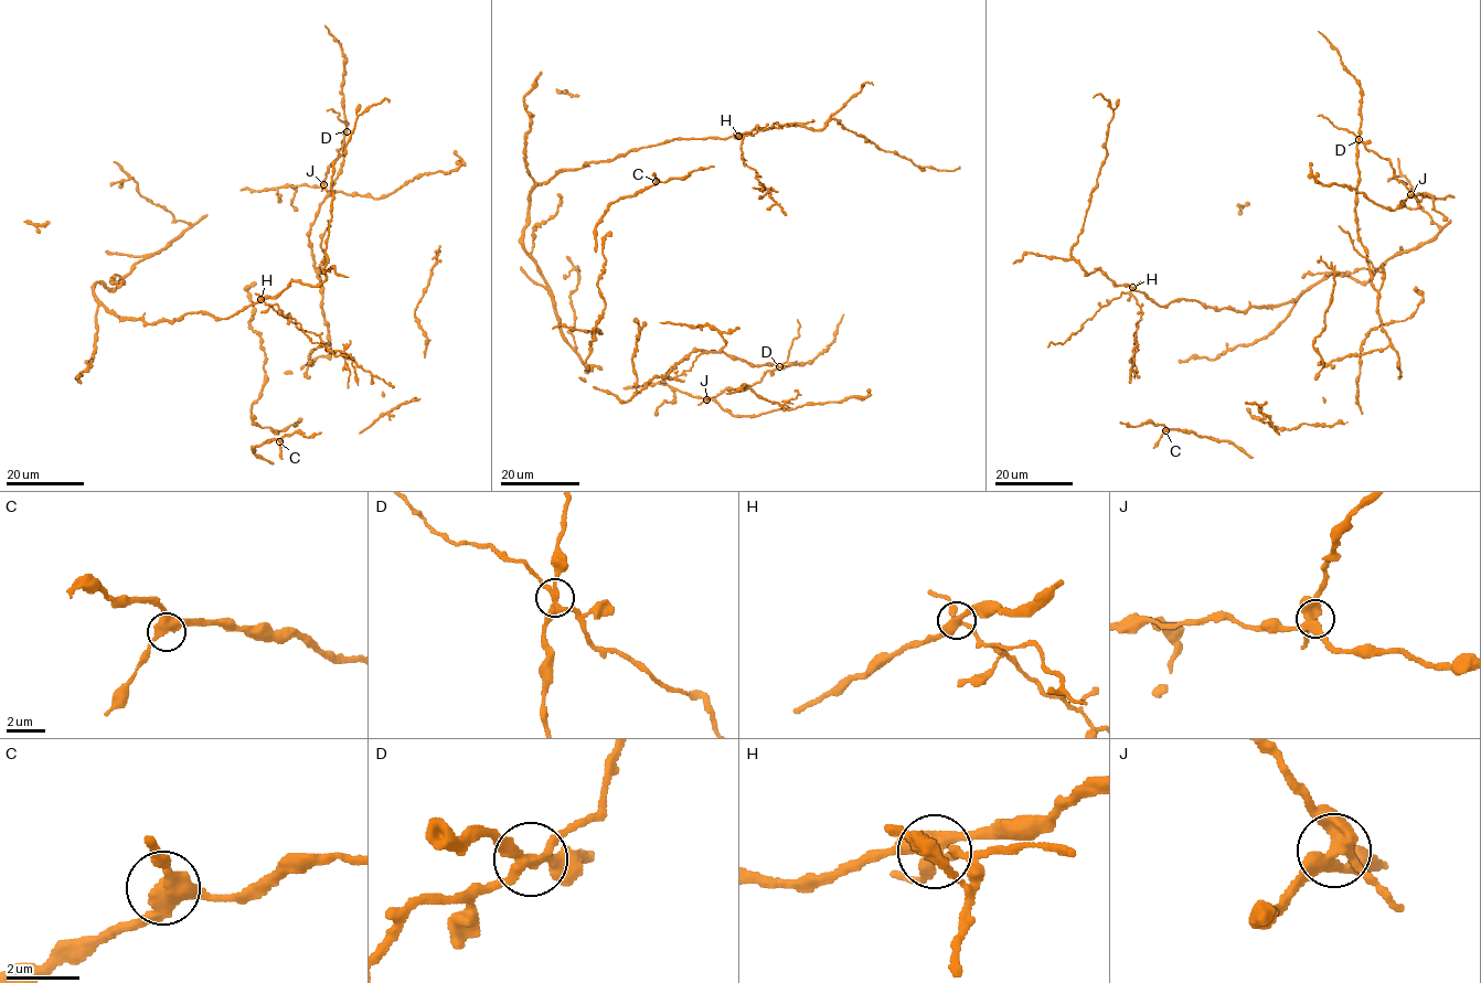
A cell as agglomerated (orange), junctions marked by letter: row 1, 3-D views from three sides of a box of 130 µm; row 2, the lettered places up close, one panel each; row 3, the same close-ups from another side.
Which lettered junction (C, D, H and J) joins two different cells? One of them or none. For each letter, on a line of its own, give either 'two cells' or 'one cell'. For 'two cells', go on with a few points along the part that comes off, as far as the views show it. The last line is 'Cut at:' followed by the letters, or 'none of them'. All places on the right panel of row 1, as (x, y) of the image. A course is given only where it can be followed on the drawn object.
C: one cell
D: one cell
H: two cells; foreign part runs (1132, 287), (1129, 292), (1142, 313), (1133, 335), (1137, 345), (1132, 350), (1129, 383)
J: one cell
Cut at: H

